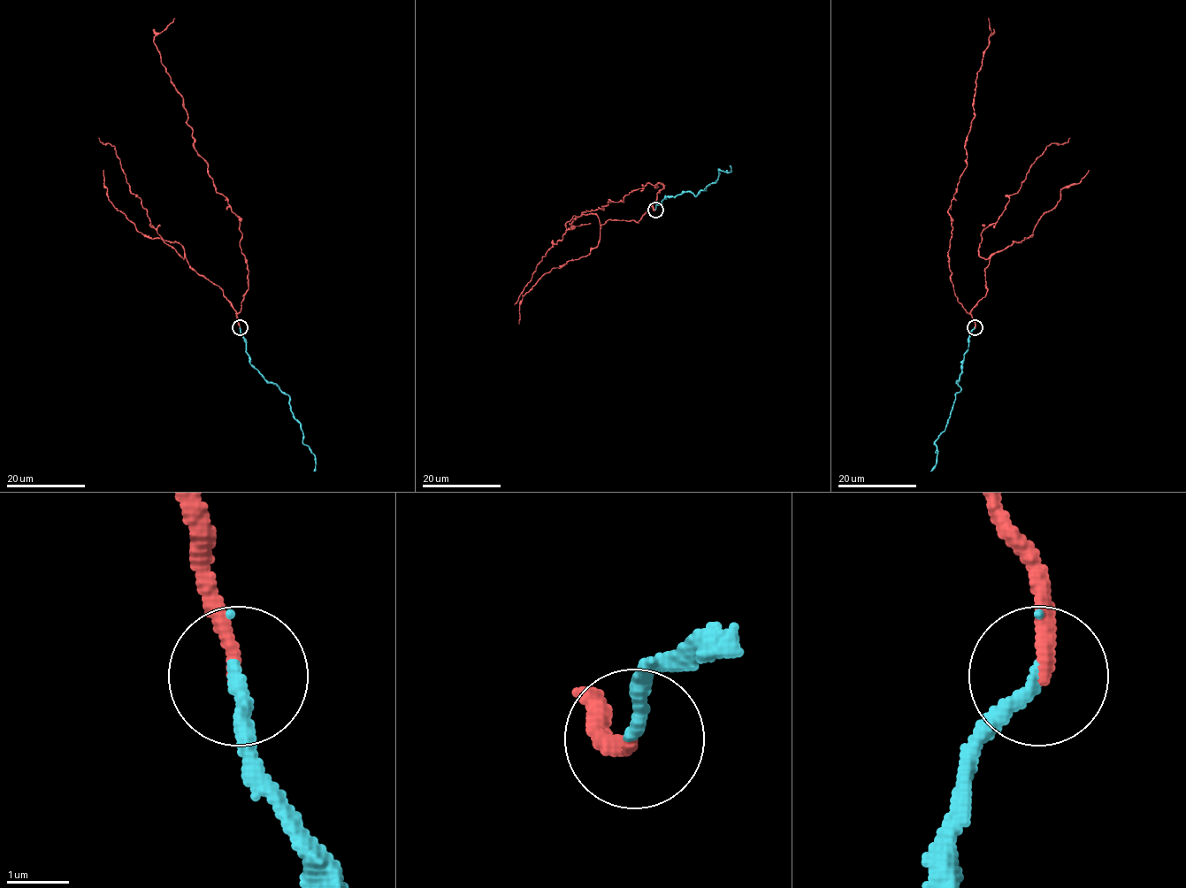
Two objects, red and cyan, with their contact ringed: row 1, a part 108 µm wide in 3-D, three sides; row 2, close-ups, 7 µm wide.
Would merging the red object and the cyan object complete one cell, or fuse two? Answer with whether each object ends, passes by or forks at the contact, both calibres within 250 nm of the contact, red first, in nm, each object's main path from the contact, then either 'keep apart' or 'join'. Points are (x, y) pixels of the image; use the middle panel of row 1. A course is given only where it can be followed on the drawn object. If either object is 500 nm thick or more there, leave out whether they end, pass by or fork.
red ends | cyan ends | 240/240 nm | red via (655, 210), (663, 185), (649, 183), (569, 224), (591, 223) | cyan via (655, 210), (666, 197), (684, 192), (696, 196), (705, 191), (715, 182), (718, 170), (730, 172), (729, 165) | join

